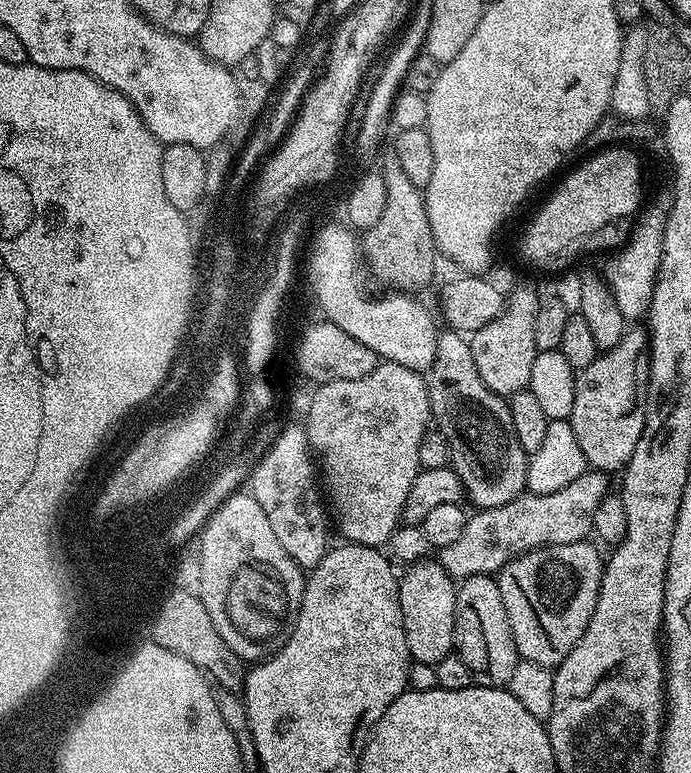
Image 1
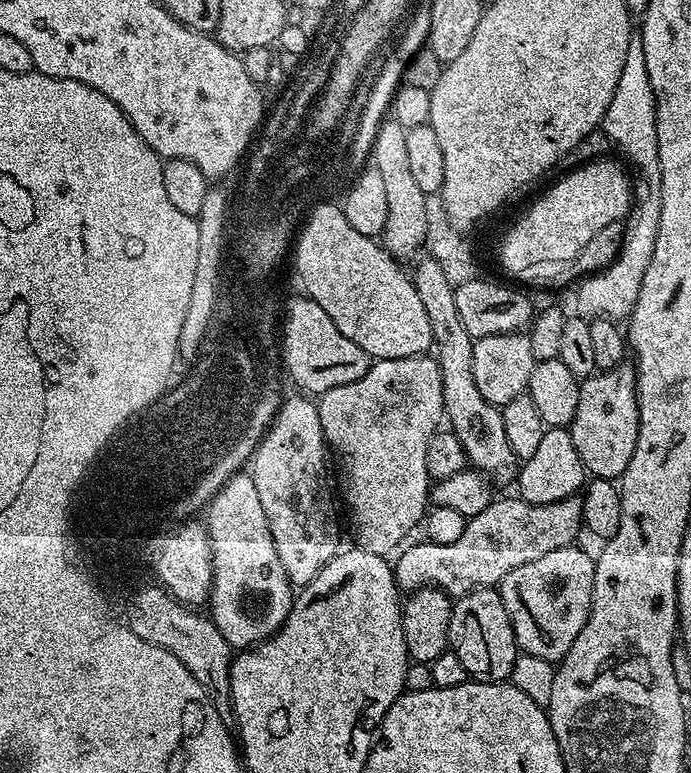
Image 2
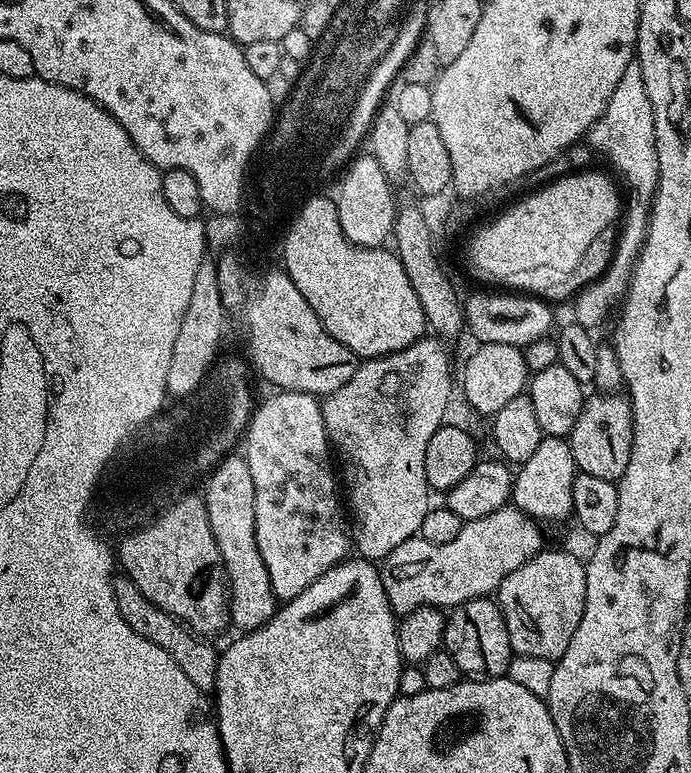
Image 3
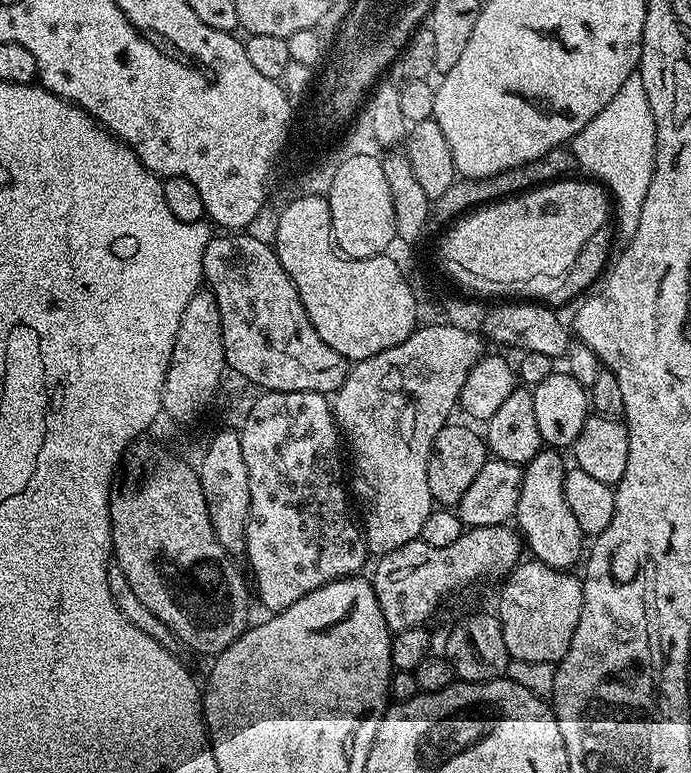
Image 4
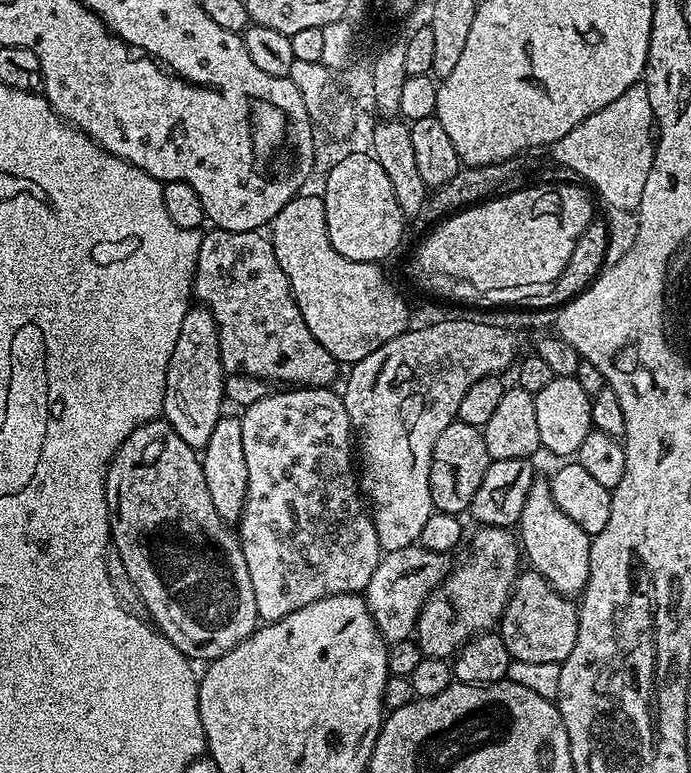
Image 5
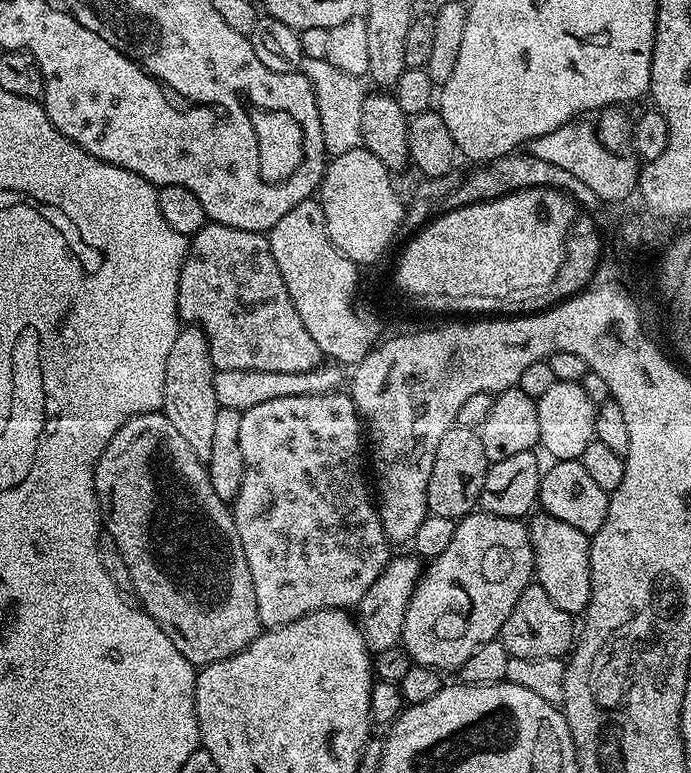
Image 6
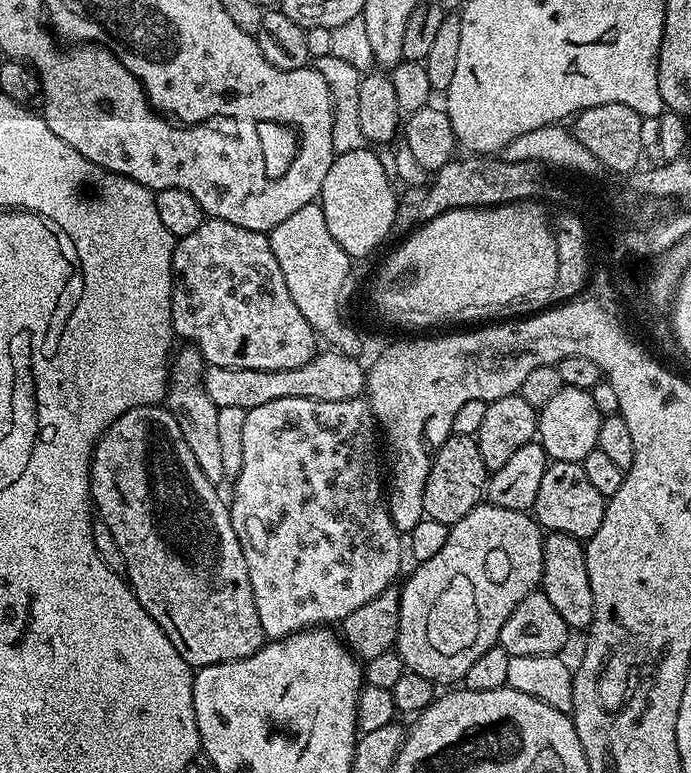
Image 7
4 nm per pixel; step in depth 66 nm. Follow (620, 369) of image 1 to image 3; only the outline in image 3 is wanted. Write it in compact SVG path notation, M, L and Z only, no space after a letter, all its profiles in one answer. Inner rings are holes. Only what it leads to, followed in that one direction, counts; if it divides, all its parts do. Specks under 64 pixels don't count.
M609 392L592 394L585 399L582 414L578 414L578 422L574 422L574 430L566 439L579 471L594 474L594 478L619 482L630 463L633 438L632 404L627 395Z

